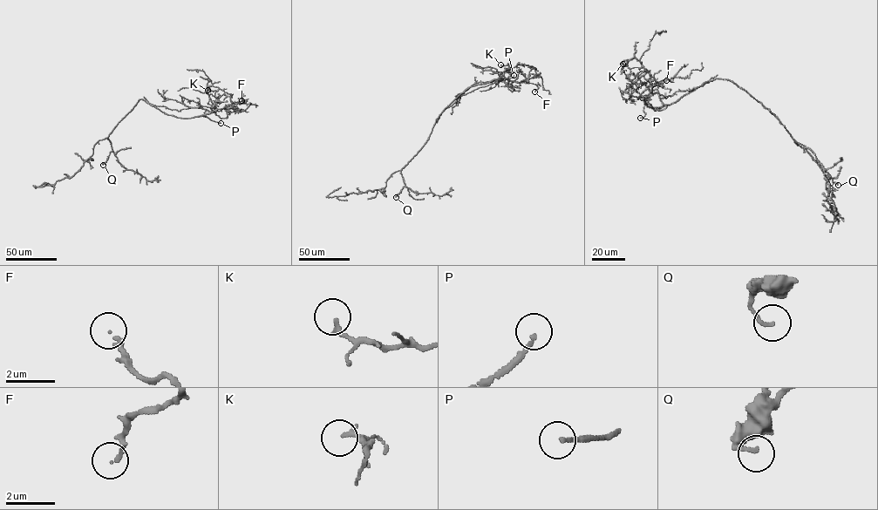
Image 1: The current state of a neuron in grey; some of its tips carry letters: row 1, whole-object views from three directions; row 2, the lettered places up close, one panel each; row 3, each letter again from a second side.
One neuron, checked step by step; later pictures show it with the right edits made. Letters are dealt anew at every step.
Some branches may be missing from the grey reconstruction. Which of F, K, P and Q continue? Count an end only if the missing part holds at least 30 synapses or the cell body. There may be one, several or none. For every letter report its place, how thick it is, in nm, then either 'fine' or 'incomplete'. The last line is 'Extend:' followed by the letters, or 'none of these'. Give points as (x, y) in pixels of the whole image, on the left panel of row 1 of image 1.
F: at (241, 100); 140 nm thick; fine
K: at (207, 90); 170 nm thick; fine
P: at (221, 123); 150 nm thick; incomplete
Q: at (103, 165); 150 nm thick; fine
Extend: P

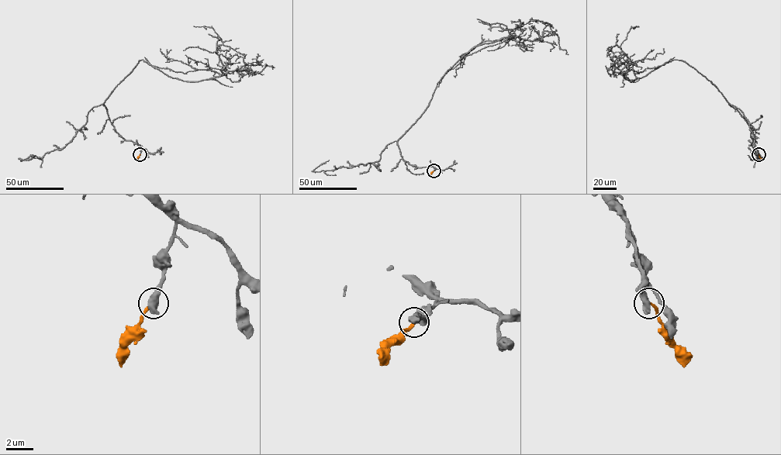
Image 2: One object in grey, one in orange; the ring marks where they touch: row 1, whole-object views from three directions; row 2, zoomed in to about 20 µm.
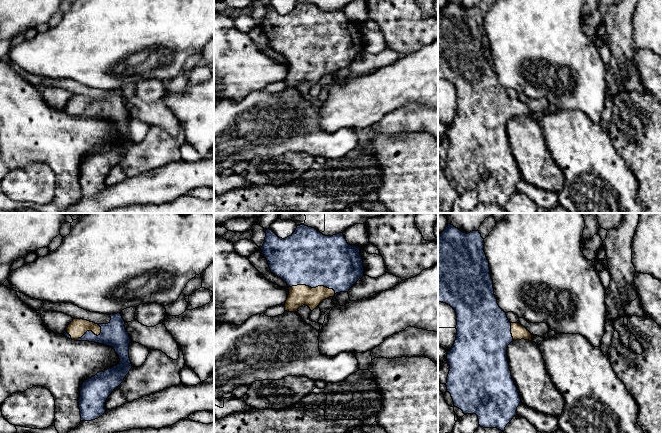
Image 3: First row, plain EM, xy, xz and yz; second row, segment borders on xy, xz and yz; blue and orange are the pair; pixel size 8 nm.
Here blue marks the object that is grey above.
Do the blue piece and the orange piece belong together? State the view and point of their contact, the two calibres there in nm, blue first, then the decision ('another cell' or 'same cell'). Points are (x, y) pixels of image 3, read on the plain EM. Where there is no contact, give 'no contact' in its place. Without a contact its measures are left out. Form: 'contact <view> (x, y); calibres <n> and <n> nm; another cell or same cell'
contact xz (313, 63); calibres 440 and 170 nm; same cell

